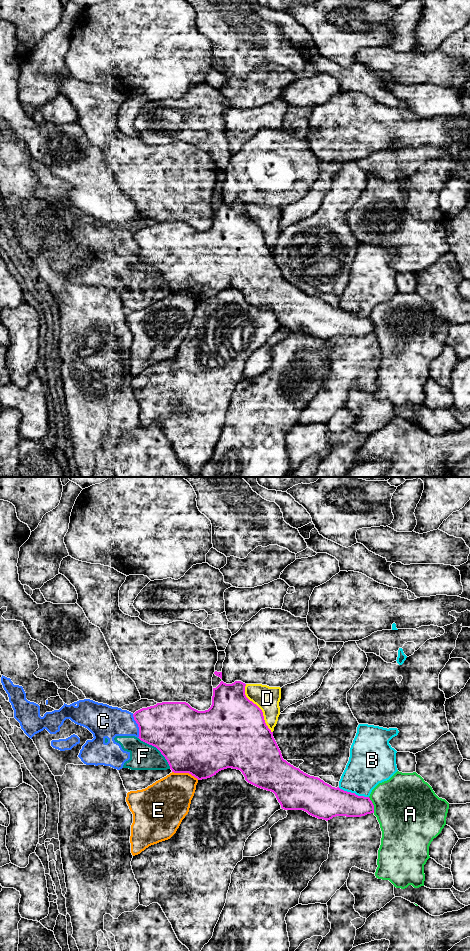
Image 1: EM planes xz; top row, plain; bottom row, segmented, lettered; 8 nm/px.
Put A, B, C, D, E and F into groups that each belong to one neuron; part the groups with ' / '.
A / B / C F / D / E

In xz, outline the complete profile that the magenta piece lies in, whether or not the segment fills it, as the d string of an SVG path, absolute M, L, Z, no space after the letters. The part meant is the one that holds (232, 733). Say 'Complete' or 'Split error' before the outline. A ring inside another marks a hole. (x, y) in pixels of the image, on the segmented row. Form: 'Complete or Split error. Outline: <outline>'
Complete. Outline: M221 681L213 688L212 705L205 711L198 711L186 702L162 702L142 708L133 714L139 727L138 738L156 747L174 773L189 773L202 780L227 768L240 770L248 783L273 792L284 810L303 810L326 821L336 816L374 813L369 797L332 787L284 760L262 710L246 697L245 686L241 681L232 684Z

